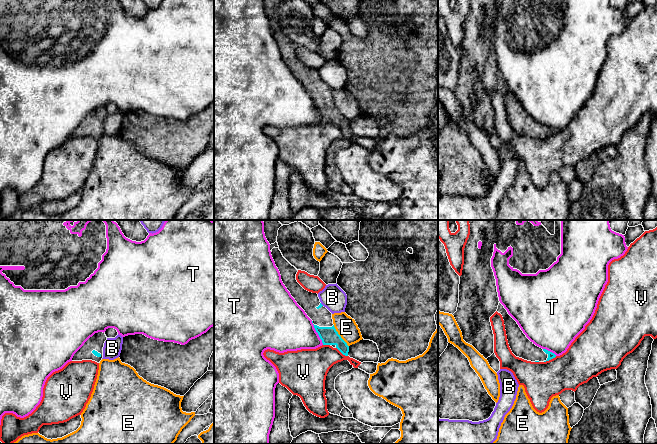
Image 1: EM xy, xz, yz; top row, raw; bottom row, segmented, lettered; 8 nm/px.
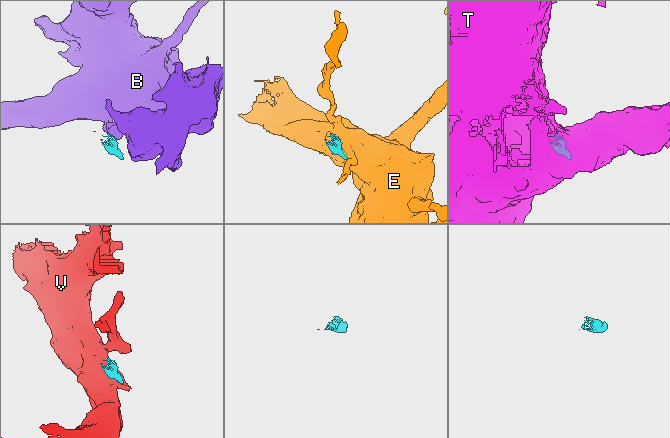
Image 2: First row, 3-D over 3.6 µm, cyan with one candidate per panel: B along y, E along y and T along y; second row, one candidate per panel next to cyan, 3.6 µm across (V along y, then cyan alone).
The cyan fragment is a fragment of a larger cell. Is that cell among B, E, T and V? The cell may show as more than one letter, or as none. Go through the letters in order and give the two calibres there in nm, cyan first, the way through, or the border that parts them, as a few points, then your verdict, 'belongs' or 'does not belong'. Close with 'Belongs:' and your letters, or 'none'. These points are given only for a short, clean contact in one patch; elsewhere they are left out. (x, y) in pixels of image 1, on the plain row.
B: 20/200 nm | along xz (320, 79), (323, 81) | does not belong
E: 140/160 nm | along xz (333, 101), (348, 122) | does not belong
T: 140/380 nm | along xz (311, 97), (323, 120) | does not belong
V: 50/300 nm | does not belong
Belongs: none

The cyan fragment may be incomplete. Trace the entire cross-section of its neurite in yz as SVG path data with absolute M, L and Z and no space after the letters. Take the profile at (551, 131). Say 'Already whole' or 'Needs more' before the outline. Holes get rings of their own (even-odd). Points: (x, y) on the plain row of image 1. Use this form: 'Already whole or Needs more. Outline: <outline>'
Needs more. Outline: M500 78L497 88L503 93L508 120L516 133L531 138L546 138L556 133L554 129L531 118Z

